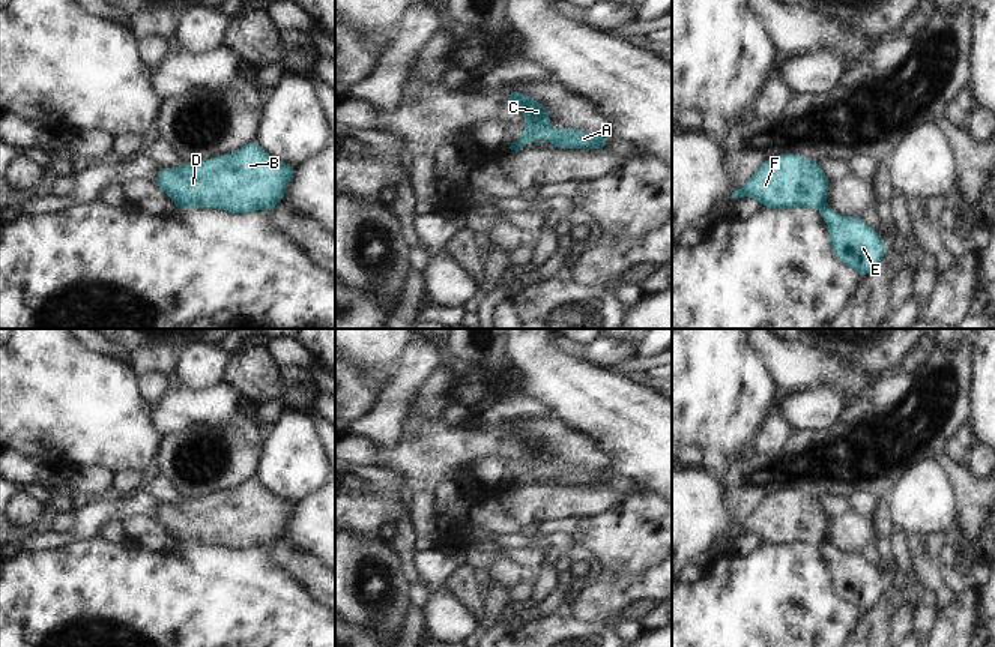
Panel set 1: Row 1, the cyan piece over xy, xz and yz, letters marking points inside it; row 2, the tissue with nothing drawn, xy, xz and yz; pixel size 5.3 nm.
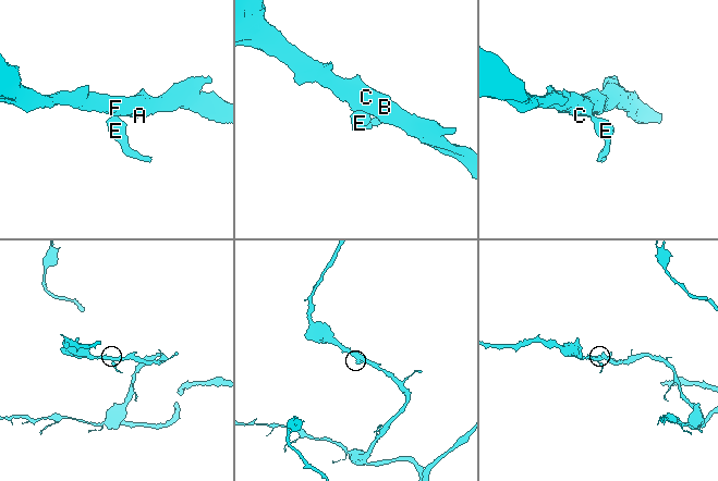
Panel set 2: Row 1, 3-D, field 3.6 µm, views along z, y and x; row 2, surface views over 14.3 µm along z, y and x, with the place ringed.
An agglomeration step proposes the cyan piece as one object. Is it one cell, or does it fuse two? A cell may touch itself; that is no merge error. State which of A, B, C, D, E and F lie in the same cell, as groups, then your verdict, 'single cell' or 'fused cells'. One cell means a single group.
groups A B C D F / E; fused cells

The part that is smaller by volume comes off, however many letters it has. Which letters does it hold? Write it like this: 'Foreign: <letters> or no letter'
Foreign: E

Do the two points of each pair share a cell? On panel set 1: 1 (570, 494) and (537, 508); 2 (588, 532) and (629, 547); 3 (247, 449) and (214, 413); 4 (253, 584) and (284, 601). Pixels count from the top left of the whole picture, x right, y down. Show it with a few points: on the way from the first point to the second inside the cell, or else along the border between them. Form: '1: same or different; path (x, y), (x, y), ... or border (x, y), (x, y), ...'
1: same; path (562, 502), (544, 502)
2: same; path (598, 538), (618, 539)
3: different; border (241, 415), (226, 424), (188, 425)
4: same; path (260, 592), (269, 601), (277, 601)

